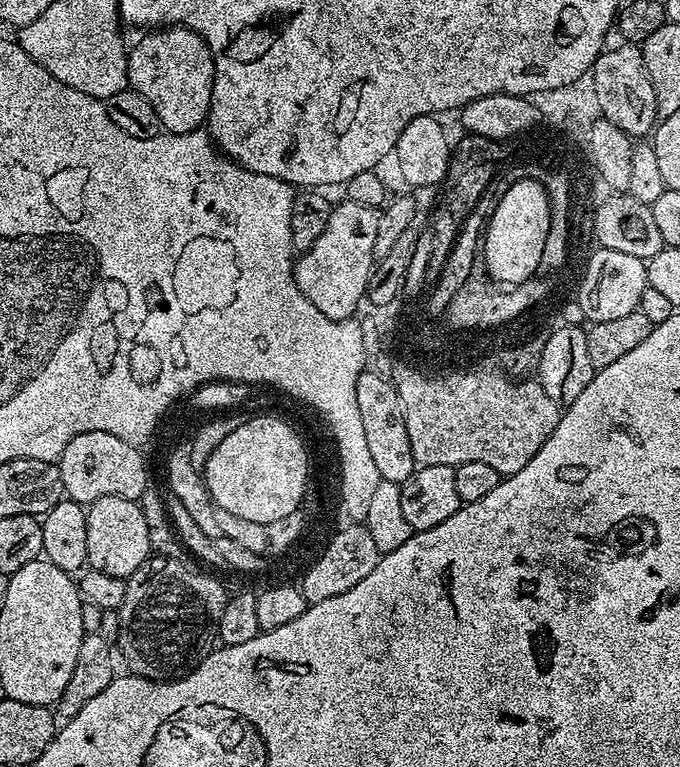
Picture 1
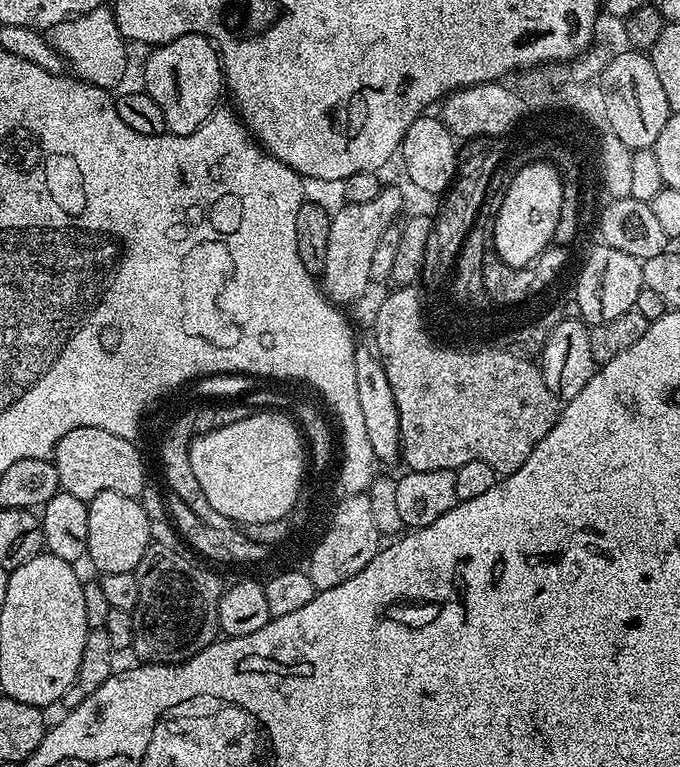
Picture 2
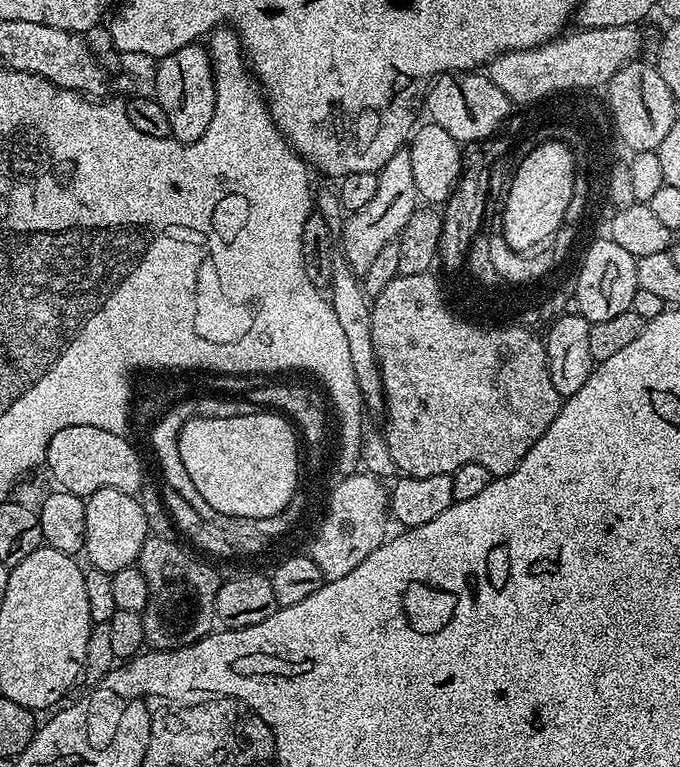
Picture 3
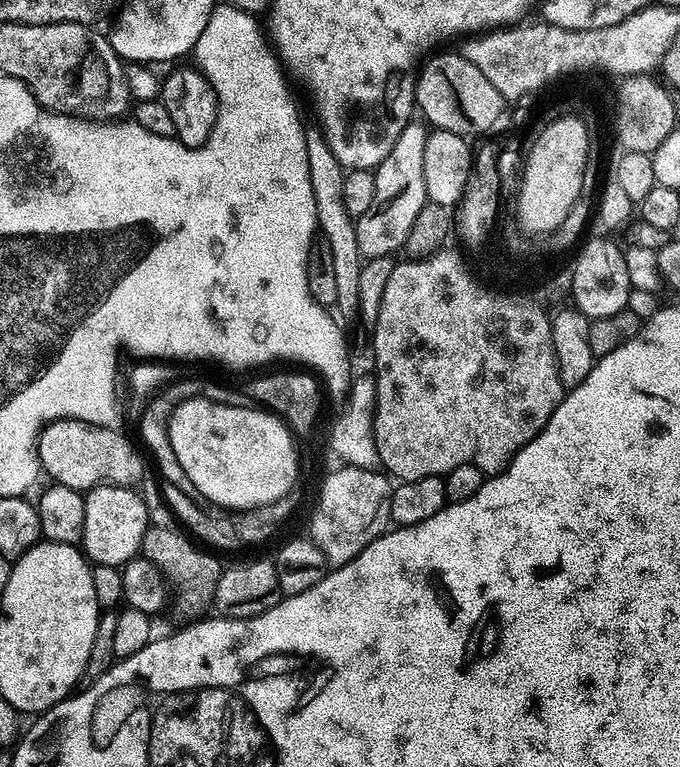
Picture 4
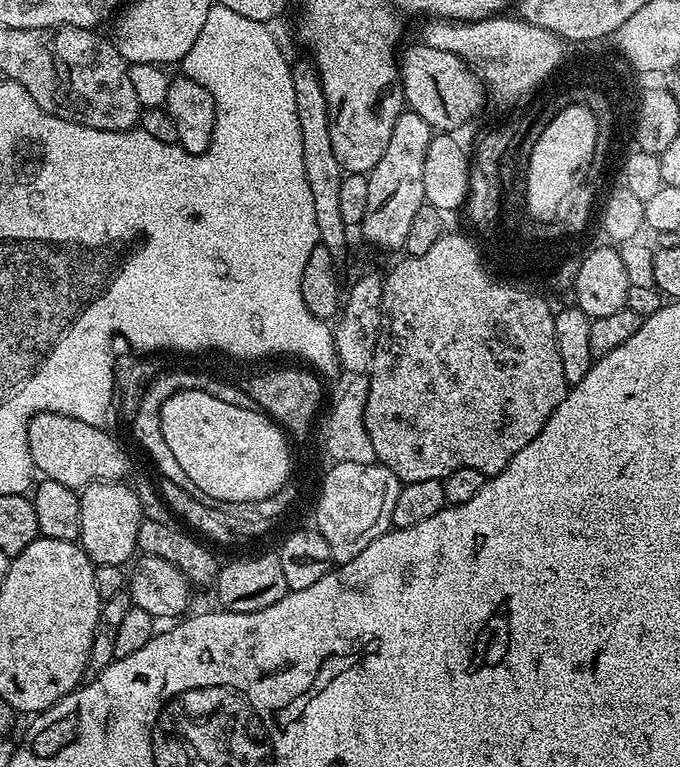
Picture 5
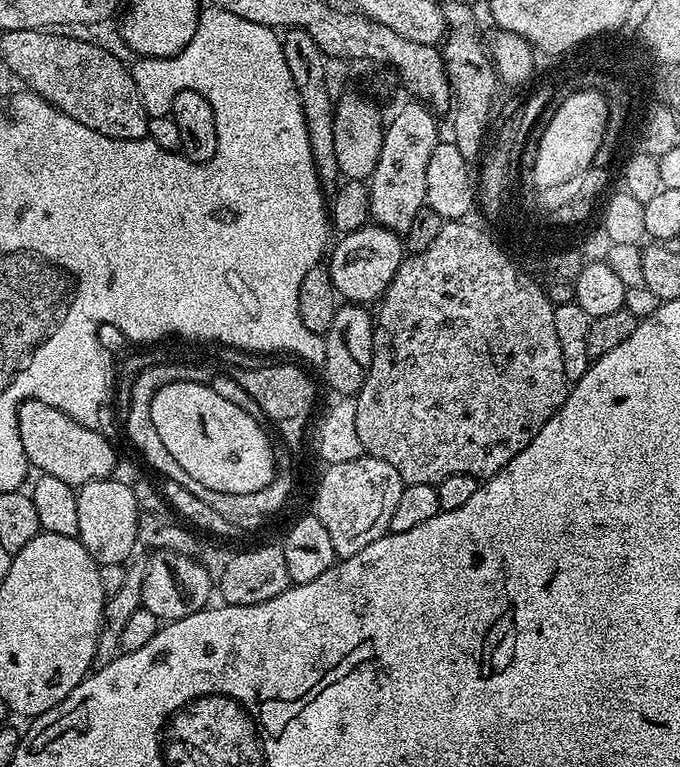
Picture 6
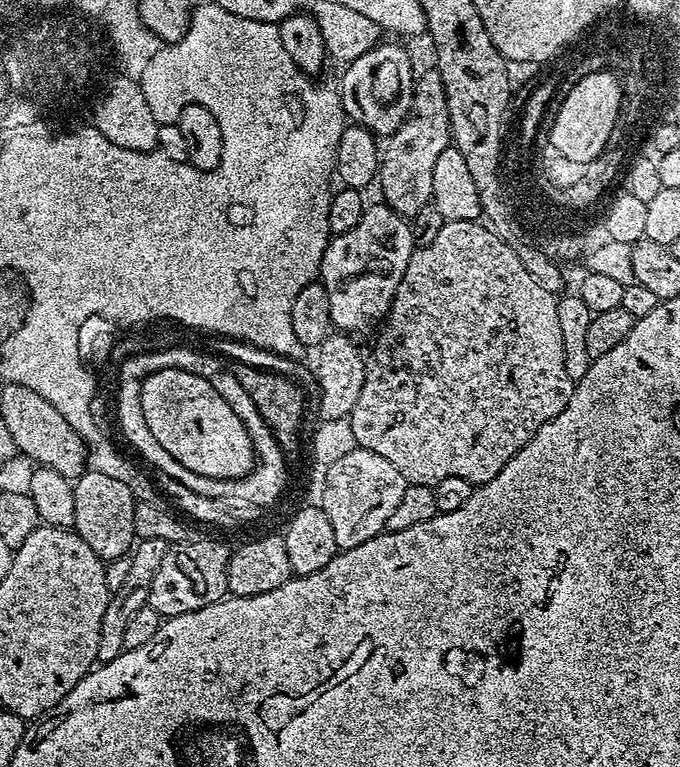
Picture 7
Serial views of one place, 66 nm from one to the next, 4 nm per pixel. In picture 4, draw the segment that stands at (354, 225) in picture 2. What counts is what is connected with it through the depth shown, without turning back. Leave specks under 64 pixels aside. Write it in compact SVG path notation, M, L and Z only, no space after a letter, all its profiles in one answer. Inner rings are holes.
M410 122L405 126L402 134L398 134L398 142L394 142L390 154L386 154L384 161L374 170L374 202L366 214L355 217L361 257L373 260L379 256L392 256L396 251L399 253L410 234L410 226L414 226L414 218L418 218L418 210L422 210L428 200L426 182L422 182L422 150L429 129L423 123L416 123Z

